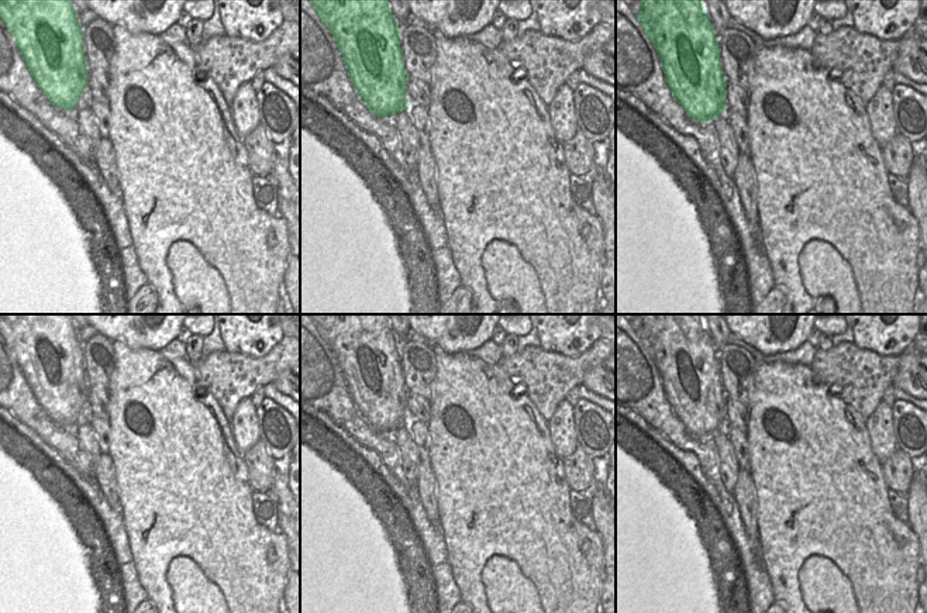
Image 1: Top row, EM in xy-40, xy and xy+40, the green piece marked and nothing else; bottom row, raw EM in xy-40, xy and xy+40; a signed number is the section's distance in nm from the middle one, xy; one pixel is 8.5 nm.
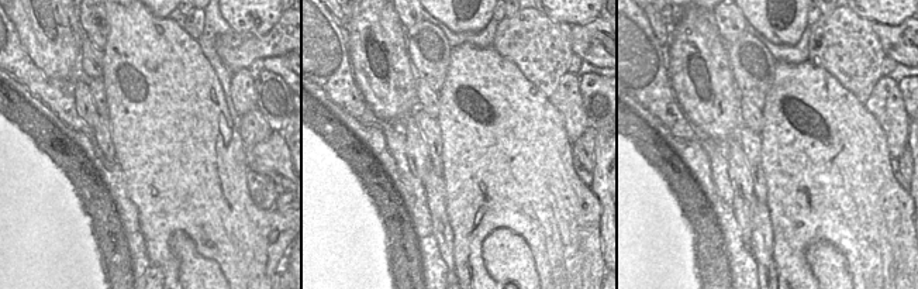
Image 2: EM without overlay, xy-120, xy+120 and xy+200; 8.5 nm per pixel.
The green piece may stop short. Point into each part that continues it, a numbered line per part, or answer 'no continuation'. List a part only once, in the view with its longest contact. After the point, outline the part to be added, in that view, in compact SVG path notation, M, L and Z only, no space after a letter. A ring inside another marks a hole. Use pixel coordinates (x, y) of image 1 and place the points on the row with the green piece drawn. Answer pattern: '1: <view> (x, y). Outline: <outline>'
no continuation.

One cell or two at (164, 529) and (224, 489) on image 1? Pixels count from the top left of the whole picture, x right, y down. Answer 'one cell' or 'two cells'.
one cell

